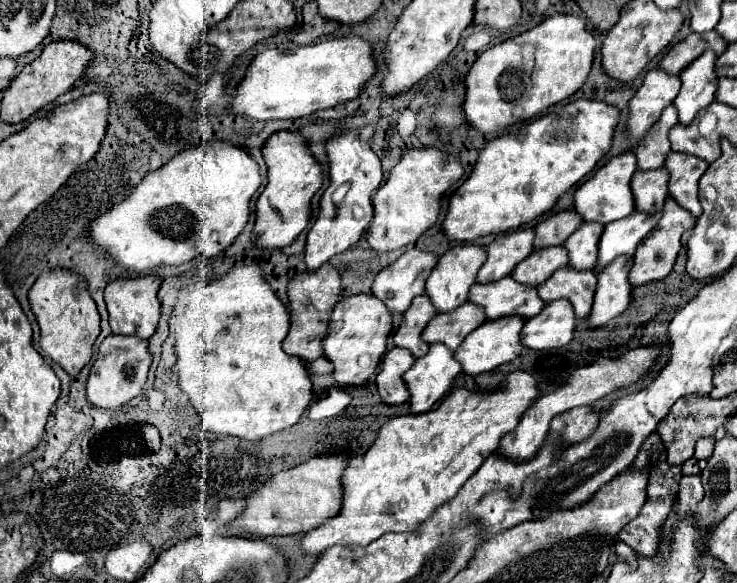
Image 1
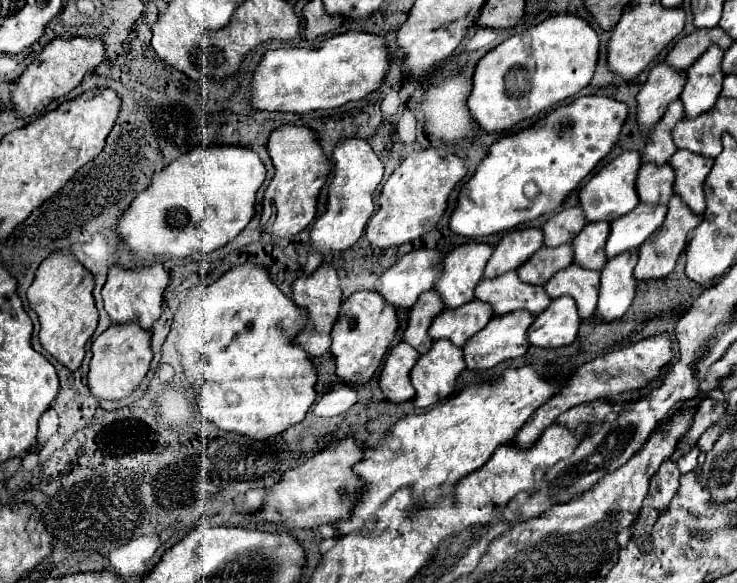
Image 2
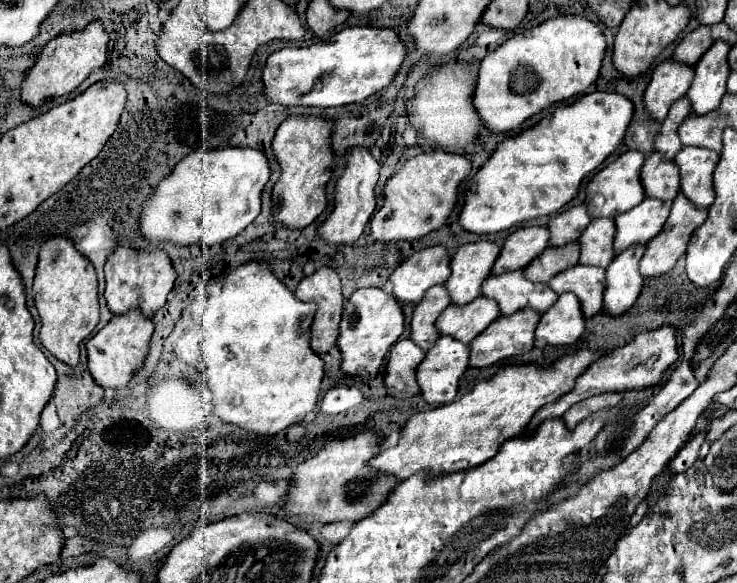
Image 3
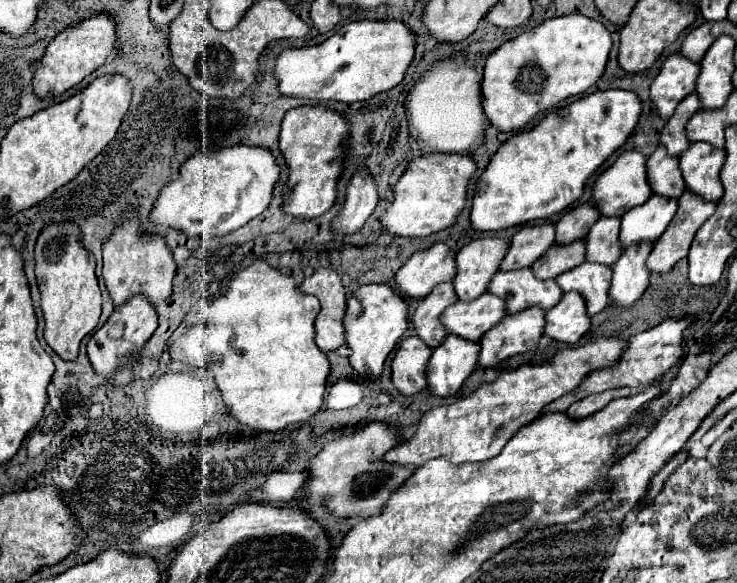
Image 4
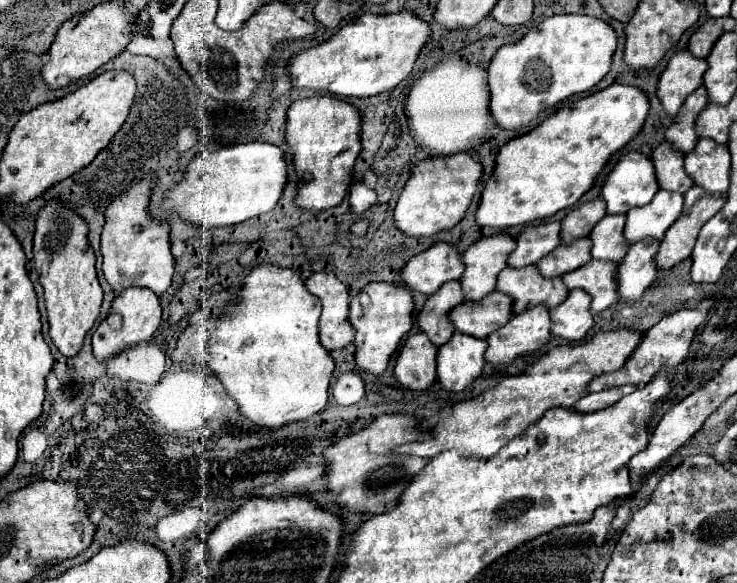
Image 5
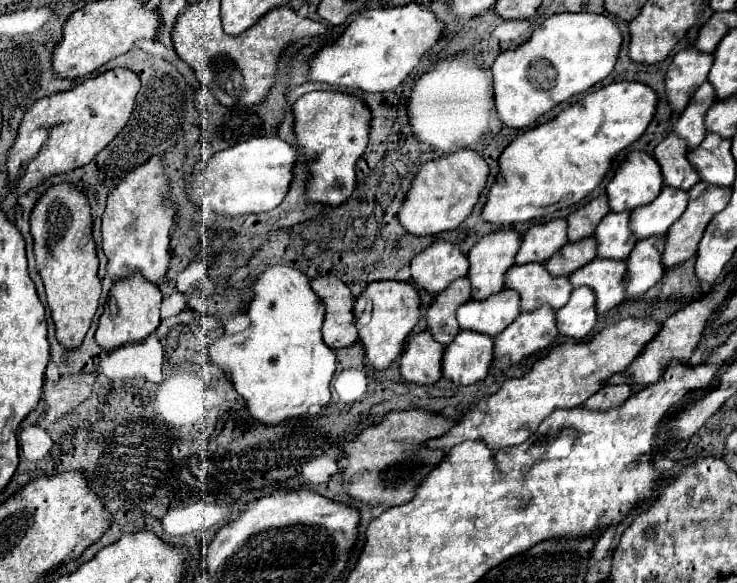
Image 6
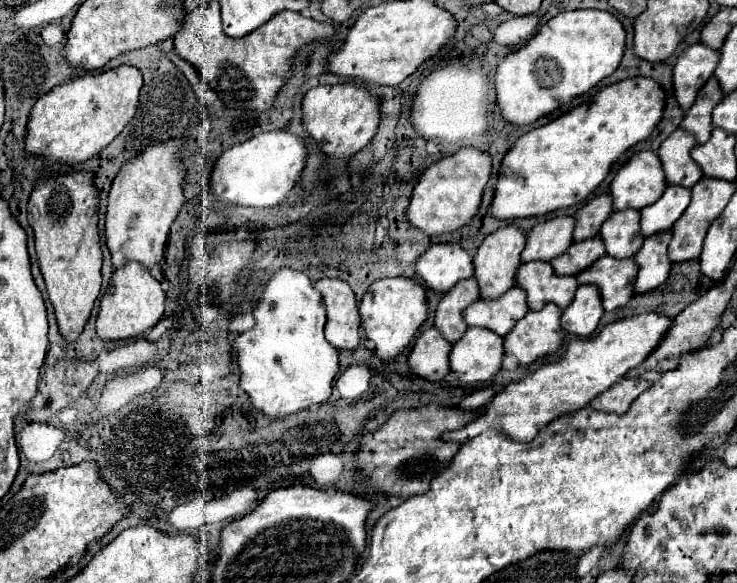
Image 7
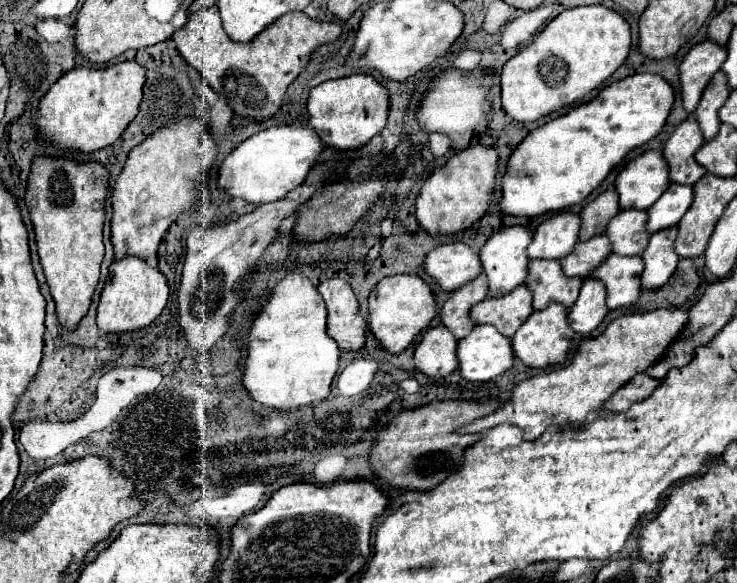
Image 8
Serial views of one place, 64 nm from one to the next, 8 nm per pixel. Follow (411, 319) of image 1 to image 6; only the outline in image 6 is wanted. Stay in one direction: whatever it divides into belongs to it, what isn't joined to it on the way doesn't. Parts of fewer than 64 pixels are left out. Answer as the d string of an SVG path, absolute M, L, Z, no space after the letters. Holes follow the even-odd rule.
M466 278L454 280L444 292L436 294L426 310L426 326L432 338L440 344L450 344L458 334L456 308L470 300L470 284Z

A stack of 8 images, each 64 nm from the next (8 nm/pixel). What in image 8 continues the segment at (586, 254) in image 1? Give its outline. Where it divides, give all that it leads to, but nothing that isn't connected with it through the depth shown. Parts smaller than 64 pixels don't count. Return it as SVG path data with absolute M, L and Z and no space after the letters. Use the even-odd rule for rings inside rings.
M620 210L606 226L612 252L618 256L638 256L648 244L644 210Z

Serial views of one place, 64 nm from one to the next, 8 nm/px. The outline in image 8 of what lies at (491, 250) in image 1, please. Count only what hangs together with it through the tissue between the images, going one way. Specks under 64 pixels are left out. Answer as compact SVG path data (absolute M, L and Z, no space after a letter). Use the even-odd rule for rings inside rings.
M558 214L538 224L532 244L528 246L528 258L558 260L570 254L578 242L580 218L578 214Z

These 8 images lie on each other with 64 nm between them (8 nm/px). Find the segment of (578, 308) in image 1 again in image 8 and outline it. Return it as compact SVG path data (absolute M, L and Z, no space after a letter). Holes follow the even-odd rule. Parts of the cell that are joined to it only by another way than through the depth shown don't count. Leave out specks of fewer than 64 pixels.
M610 254L594 272L592 278L598 278L606 286L606 306L610 310L630 306L640 296L640 272L644 262L640 256L614 256Z

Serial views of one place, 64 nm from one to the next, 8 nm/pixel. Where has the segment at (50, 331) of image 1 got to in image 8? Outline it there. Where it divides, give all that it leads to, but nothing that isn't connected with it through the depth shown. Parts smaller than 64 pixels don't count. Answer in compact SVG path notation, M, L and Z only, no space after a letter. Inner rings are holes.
M36 158L32 164L32 172L28 178L26 190L26 206L30 212L30 220L36 232L36 246L42 270L46 274L46 282L50 286L50 294L56 302L58 322L66 330L76 330L80 320L86 316L94 290L100 280L100 264L104 258L102 244L102 222L104 222L104 198L108 188L108 172L96 164L76 164L70 158Z

